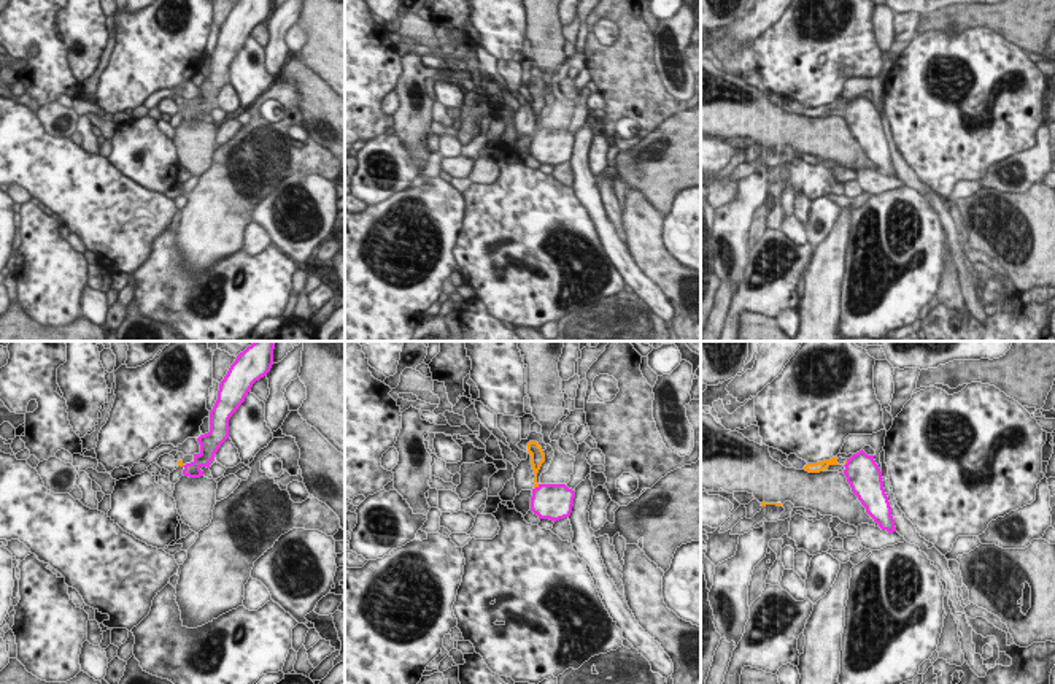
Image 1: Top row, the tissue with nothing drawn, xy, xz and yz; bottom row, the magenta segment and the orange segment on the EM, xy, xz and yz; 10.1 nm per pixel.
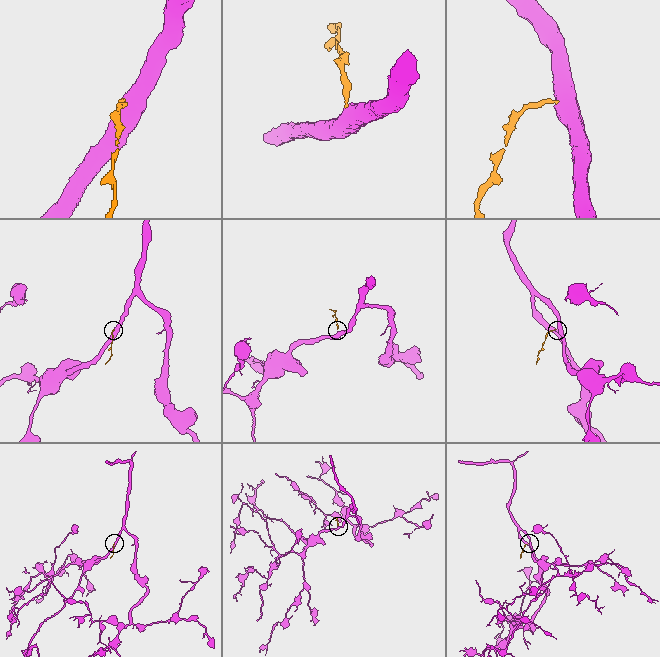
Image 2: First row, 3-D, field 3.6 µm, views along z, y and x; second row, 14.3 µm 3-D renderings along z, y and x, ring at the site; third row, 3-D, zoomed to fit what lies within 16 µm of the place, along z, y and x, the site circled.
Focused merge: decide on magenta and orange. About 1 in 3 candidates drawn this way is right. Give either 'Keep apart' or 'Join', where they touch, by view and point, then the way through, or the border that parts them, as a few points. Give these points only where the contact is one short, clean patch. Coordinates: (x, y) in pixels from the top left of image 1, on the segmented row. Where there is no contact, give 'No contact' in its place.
Keep apart. Touches magenta at xz (536, 488). Boundary: xz (539, 484), (534, 489).

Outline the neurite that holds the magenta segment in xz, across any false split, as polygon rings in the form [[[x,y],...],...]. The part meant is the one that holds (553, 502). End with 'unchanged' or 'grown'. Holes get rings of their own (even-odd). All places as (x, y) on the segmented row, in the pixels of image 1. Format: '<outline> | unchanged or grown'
[[[539,484],[532,489],[531,511],[539,519],[556,522],[570,516],[574,498],[575,492],[566,484]]] | unchanged

